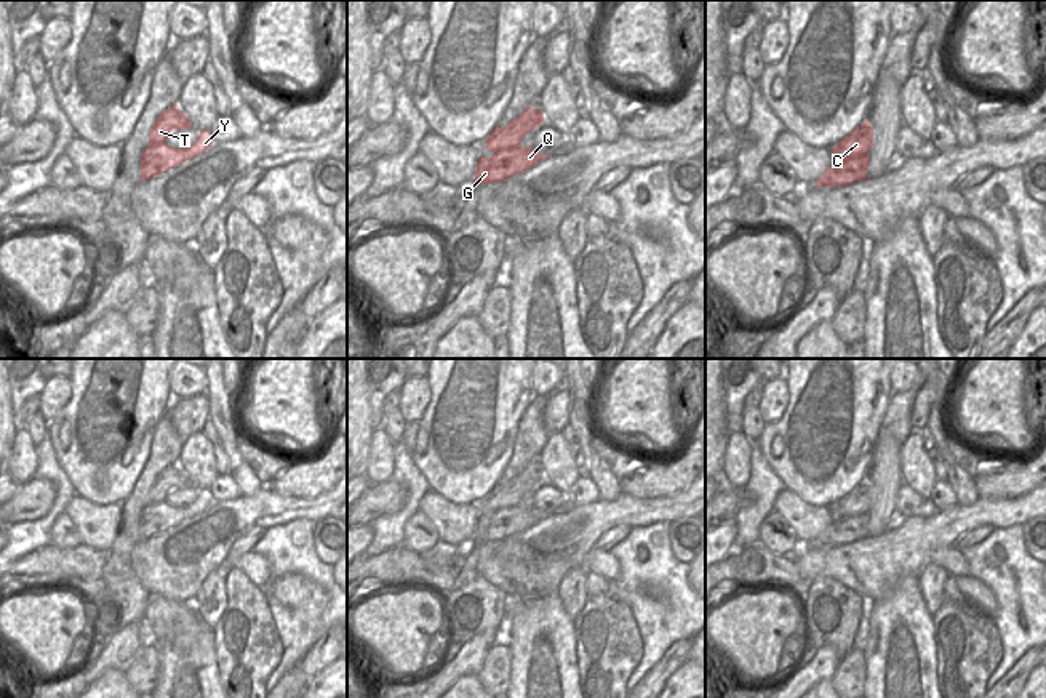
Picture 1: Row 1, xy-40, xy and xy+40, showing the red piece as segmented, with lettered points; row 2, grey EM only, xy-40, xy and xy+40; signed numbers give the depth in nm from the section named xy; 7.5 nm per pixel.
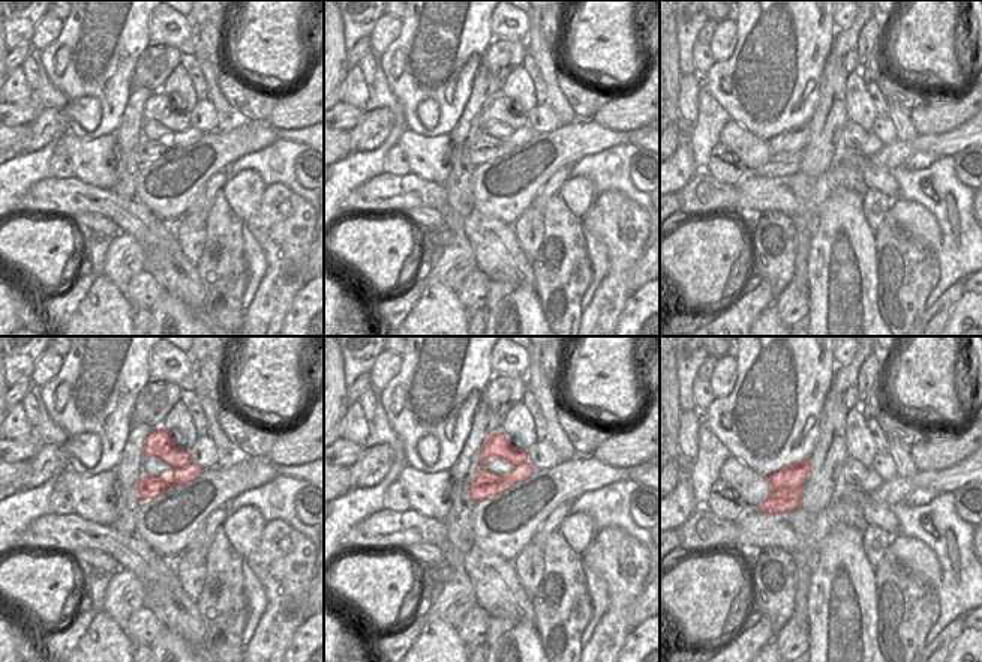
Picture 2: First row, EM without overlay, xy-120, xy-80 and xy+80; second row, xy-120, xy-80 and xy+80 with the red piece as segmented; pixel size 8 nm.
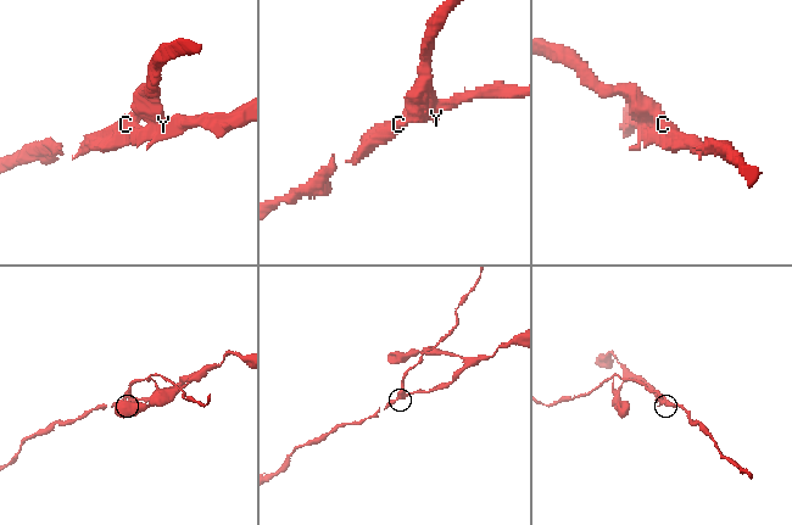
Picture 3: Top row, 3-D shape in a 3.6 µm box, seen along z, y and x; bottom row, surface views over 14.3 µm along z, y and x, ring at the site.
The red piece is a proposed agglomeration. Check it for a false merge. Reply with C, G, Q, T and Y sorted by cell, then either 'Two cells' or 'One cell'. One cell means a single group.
Groups: C T / G Q Y. Two cells.

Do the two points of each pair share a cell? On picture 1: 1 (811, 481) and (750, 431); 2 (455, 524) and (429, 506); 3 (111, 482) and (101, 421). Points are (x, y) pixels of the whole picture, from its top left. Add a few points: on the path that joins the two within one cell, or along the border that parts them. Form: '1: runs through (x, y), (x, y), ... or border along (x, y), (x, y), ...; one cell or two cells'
1: border along (765, 425), (754, 442); two cells
2: runs through (448, 519), (435, 508); one cell
3: runs through (107, 468), (107, 436); one cell

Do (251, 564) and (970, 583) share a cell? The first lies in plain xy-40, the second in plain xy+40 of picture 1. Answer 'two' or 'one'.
two

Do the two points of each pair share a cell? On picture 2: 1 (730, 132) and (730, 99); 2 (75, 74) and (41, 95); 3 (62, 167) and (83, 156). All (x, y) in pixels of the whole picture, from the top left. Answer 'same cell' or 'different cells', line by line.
1: different cells
2: different cells
3: different cells

